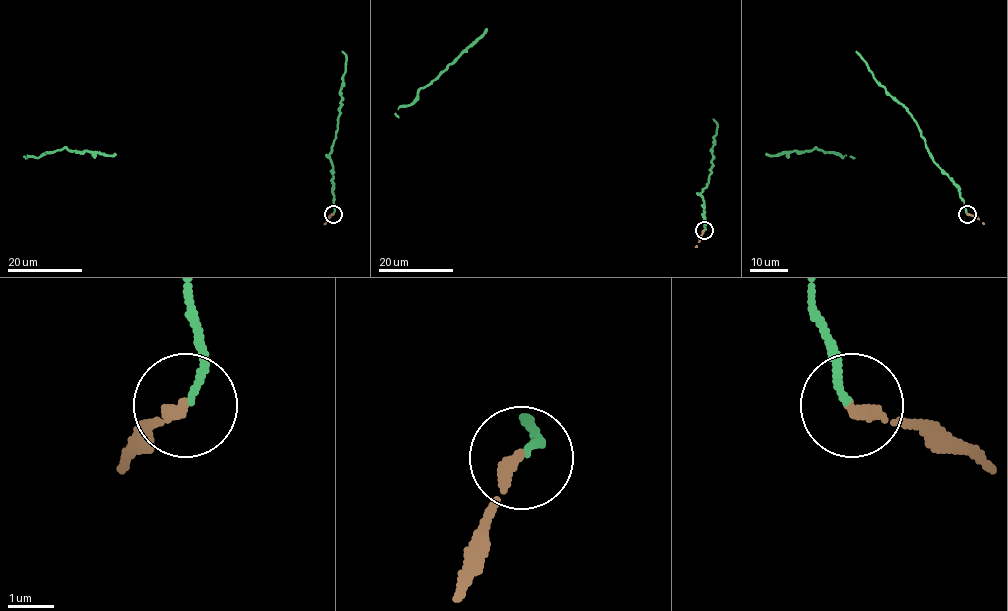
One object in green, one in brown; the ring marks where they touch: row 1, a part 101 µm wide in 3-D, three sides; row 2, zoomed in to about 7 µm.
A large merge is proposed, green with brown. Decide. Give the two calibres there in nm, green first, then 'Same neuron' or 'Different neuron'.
Thickness 130 nm (green) against 280 nm. Same neuron

